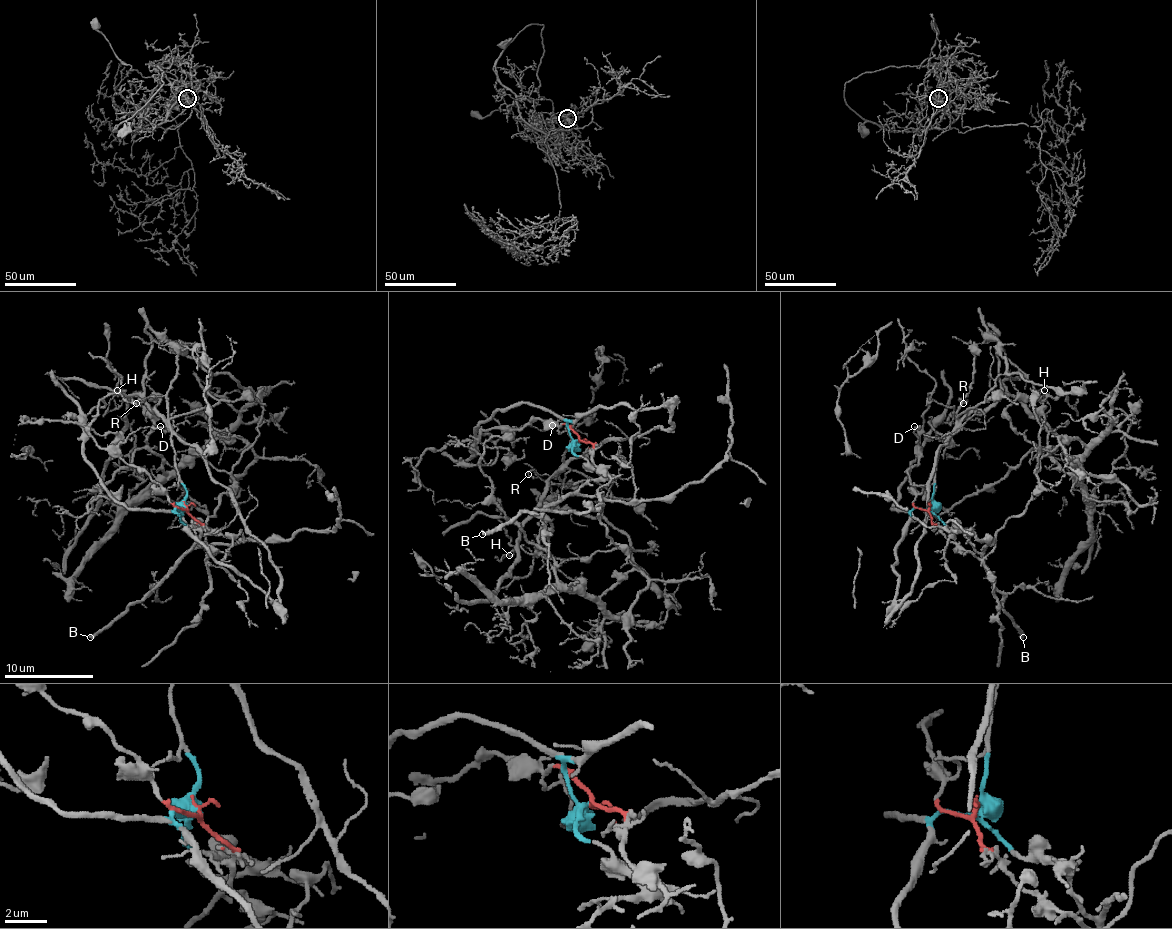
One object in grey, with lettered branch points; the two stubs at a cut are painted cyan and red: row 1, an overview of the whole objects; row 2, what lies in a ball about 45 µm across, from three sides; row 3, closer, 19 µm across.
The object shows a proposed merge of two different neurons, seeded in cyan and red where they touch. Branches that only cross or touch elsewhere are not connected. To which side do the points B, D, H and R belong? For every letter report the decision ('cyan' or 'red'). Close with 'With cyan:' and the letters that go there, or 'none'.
B: cyan
D: red
H: red
R: cyan
With cyan: B, R

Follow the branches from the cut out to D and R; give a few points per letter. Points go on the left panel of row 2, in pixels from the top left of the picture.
D: (186, 506), (183, 508), (172, 504), (145, 470), (139, 470), (119, 455), (119, 446), (132, 433), (161, 426)
R: (183, 506), (186, 484), (179, 477), (168, 424), (168, 401), (150, 397), (136, 404)

